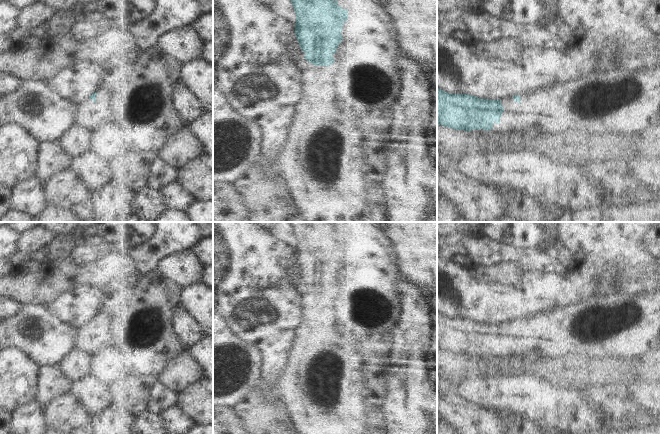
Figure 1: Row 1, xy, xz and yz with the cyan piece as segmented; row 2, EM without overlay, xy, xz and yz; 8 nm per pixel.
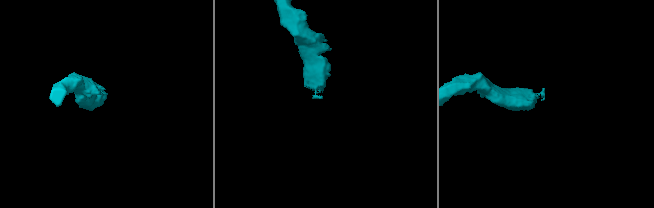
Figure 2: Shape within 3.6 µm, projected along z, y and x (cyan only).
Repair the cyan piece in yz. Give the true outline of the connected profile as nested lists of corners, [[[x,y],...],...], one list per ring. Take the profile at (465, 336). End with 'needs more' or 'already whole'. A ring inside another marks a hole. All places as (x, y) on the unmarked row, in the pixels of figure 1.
[[[661,288],[646,293],[613,293],[593,294],[577,303],[529,317],[538,324],[535,326],[522,326],[519,319],[514,319],[514,326],[504,332],[499,324],[481,323],[468,318],[451,318],[437,312],[437,348],[455,354],[493,353],[493,347],[500,348],[501,354],[540,355],[542,358],[558,358],[569,350],[571,354],[581,353],[577,344],[574,328],[587,329],[587,356],[595,359],[620,358],[624,360],[642,360],[661,347]]] | needs more

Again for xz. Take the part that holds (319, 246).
[[[289,222],[296,238],[295,259],[299,270],[305,277],[304,283],[298,281],[302,319],[295,330],[292,345],[287,354],[286,365],[278,383],[280,396],[285,400],[292,426],[297,434],[368,434],[377,420],[377,399],[372,396],[372,379],[369,373],[369,360],[365,358],[365,346],[354,337],[337,334],[333,302],[329,290],[335,286],[333,278],[343,265],[343,248],[348,244],[348,234],[338,229],[337,224],[327,222]],[[320,358],[323,372],[303,372],[307,361]]] | needs more

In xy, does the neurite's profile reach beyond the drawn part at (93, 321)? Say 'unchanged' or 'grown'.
grown

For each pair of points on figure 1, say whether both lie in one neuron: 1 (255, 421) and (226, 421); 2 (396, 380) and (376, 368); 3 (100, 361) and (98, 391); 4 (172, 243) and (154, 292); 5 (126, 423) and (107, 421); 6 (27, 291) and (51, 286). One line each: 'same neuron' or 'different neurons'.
1: different neurons
2: different neurons
3: different neurons
4: different neurons
5: same neuron
6: same neuron

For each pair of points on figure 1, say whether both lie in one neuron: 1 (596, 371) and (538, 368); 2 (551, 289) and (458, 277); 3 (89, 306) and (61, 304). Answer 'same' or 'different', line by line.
1: same
2: same
3: same

